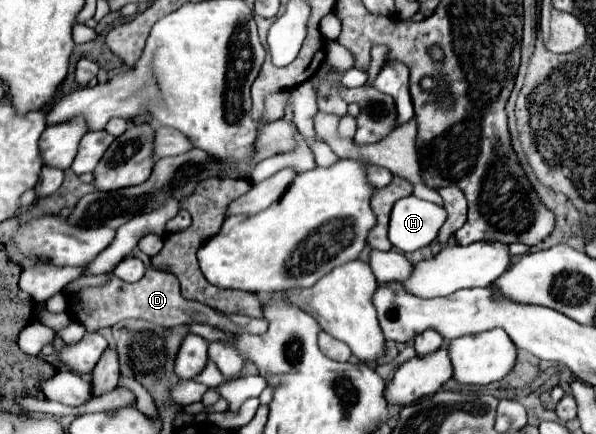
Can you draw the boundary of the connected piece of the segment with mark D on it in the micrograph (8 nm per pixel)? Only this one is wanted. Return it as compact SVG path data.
M151 266L147 268L145 276L135 284L127 284L127 282L119 280L117 276L111 276L109 284L99 286L99 288L85 288L79 294L71 296L69 300L71 300L69 314L73 316L73 320L81 322L87 328L87 332L97 332L105 326L113 326L125 318L141 318L141 320L159 324L163 328L199 322L199 324L209 324L209 326L225 330L225 332L263 334L267 330L265 318L249 318L249 316L241 316L241 314L227 316L227 314L221 314L221 312L201 304L201 302L183 298L179 292L179 280L173 274L155 270Z

